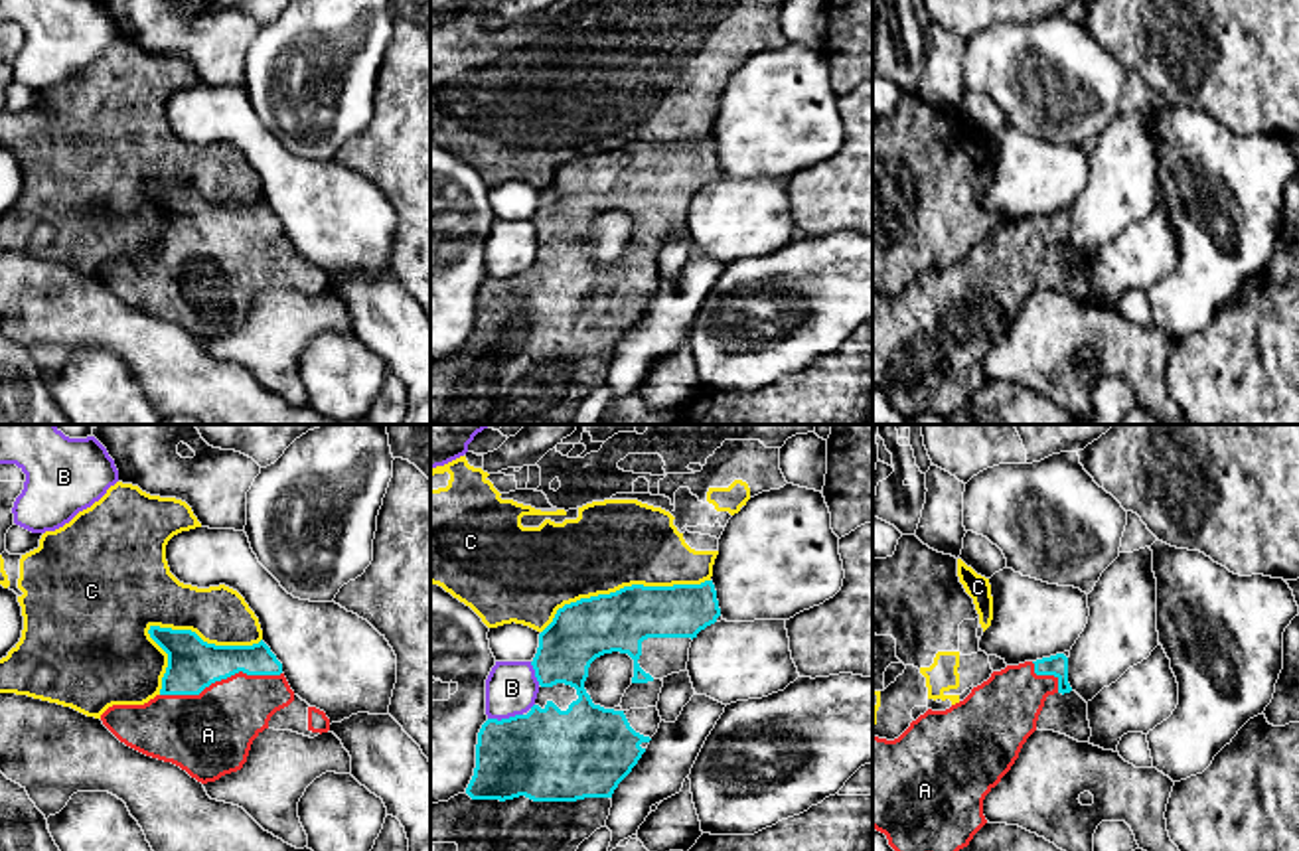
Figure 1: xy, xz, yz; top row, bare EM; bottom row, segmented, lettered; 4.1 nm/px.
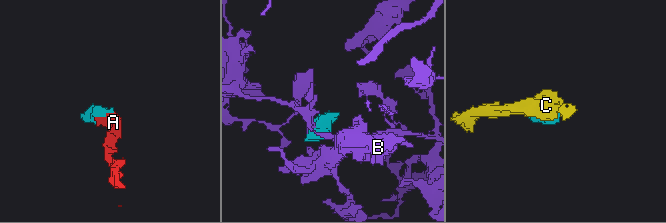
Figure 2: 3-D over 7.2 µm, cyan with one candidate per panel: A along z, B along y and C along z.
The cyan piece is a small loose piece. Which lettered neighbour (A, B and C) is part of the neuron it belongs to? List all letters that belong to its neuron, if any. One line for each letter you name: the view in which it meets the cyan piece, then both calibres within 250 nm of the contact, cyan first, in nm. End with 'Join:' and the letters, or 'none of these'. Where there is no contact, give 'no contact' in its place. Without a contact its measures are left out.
A: xy | 200/340 nm
Join: A

